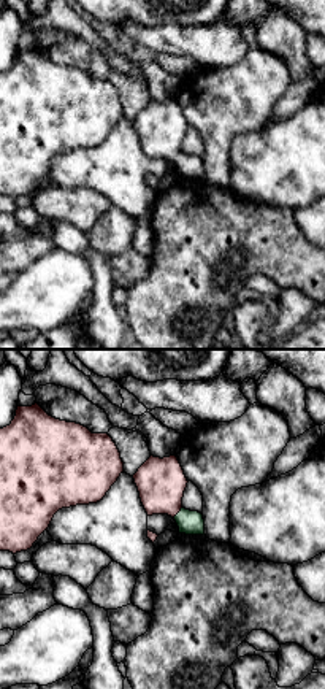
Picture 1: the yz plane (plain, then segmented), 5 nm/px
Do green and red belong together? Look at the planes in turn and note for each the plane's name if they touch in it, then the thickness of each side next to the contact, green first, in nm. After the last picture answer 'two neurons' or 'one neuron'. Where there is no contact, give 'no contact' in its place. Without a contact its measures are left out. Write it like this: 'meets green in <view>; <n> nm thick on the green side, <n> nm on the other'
meets green in yz; 130 nm thick on the green side, 240 nm on the other

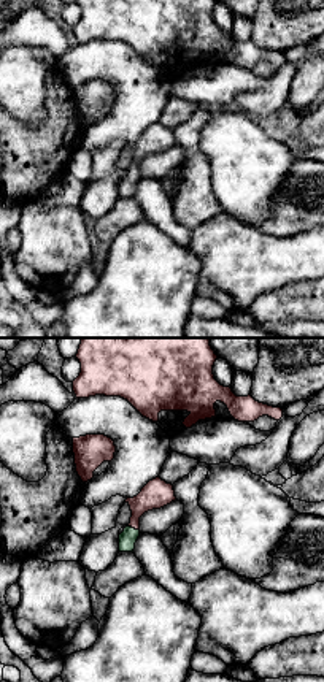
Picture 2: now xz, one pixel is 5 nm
meets green in xz; 90 nm thick on the green side, 150 nm on the other

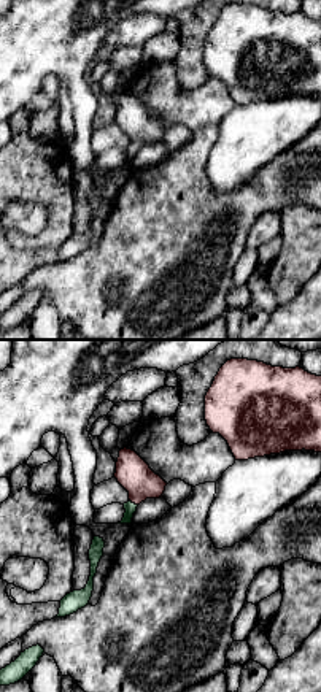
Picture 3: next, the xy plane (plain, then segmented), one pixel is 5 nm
meets green in xy; 60 nm thick on the green side, 170 nm on the other

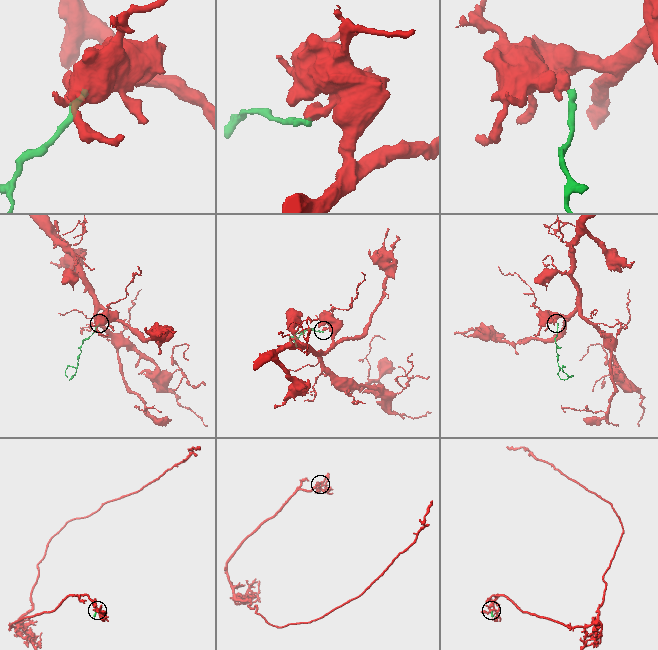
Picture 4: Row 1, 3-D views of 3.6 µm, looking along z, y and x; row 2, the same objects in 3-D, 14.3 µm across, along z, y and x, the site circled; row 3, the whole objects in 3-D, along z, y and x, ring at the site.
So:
one neuron

